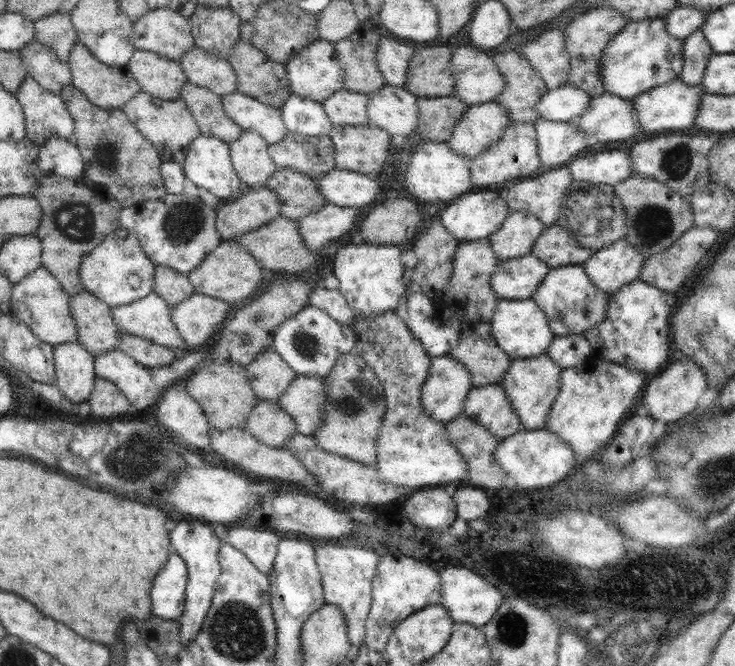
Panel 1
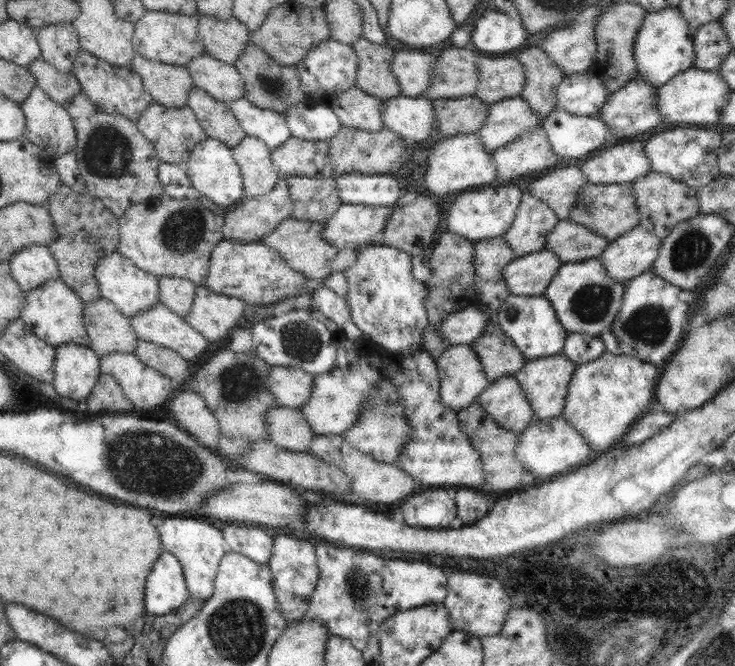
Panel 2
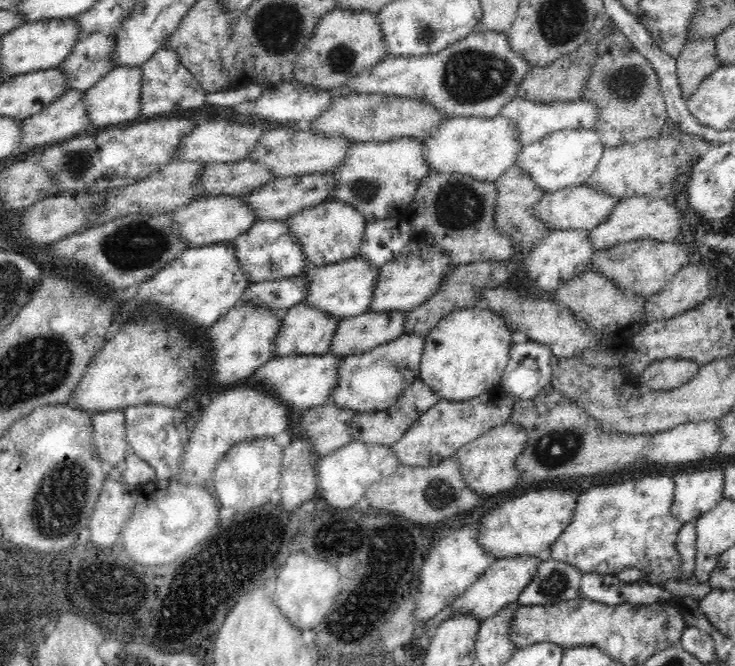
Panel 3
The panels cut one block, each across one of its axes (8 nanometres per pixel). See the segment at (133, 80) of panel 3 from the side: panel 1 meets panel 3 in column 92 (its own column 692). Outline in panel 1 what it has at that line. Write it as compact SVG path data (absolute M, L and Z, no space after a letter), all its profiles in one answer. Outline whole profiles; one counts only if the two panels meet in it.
M676 78L661 86L644 92L632 101L632 110L636 114L642 132L660 132L660 130L676 130L682 132L695 127L700 97L705 94L704 88L700 86L688 86L680 78Z

